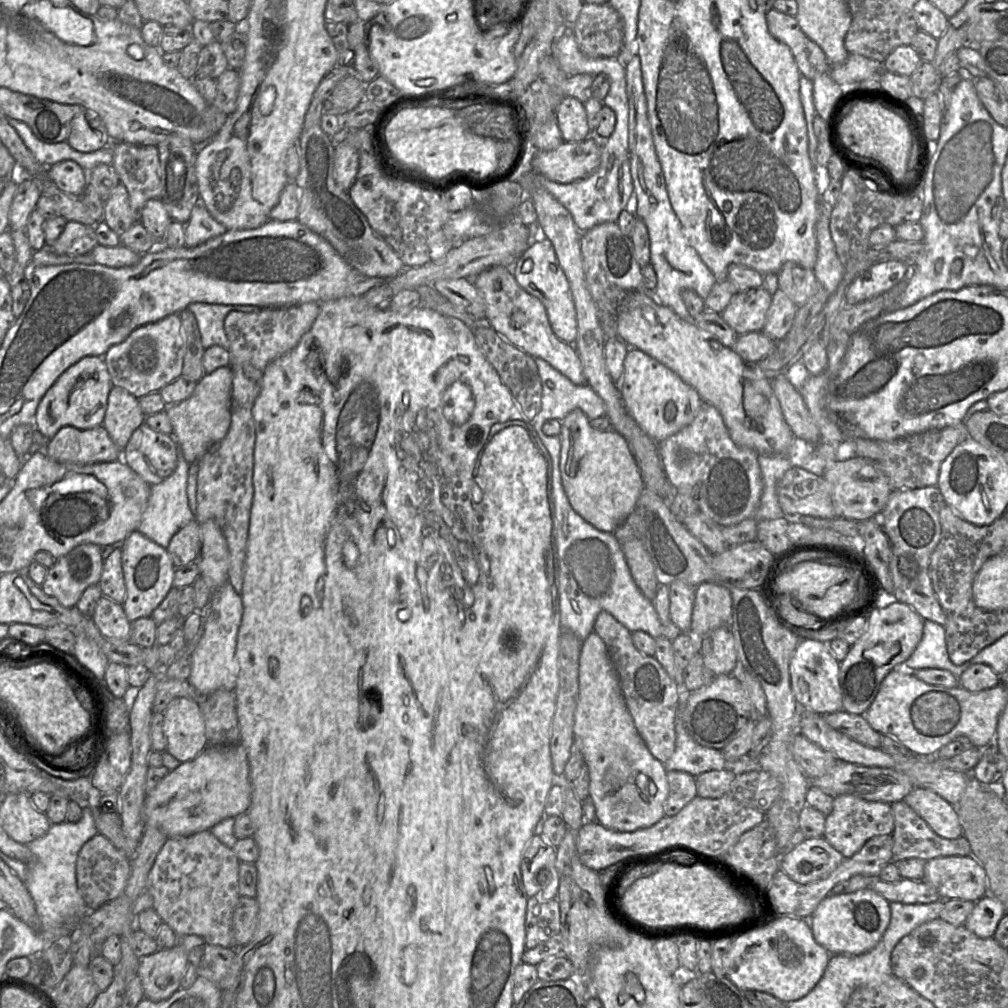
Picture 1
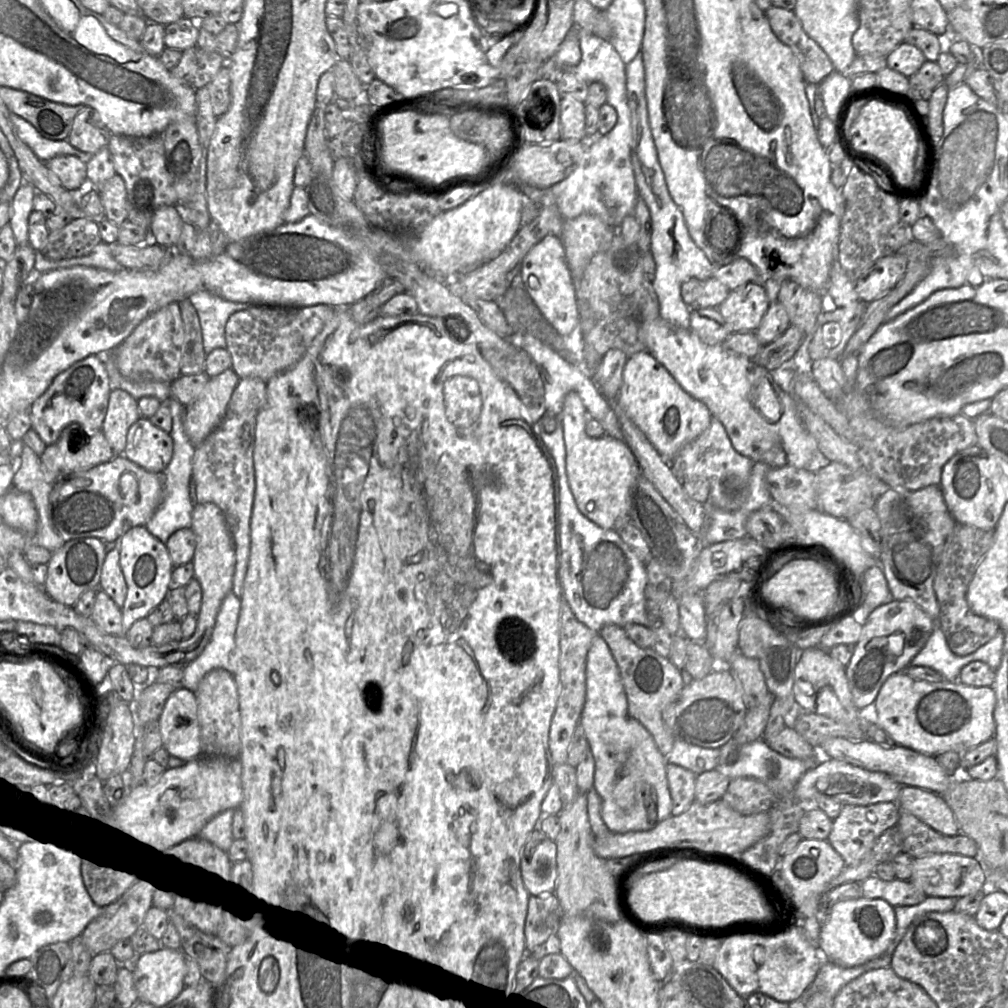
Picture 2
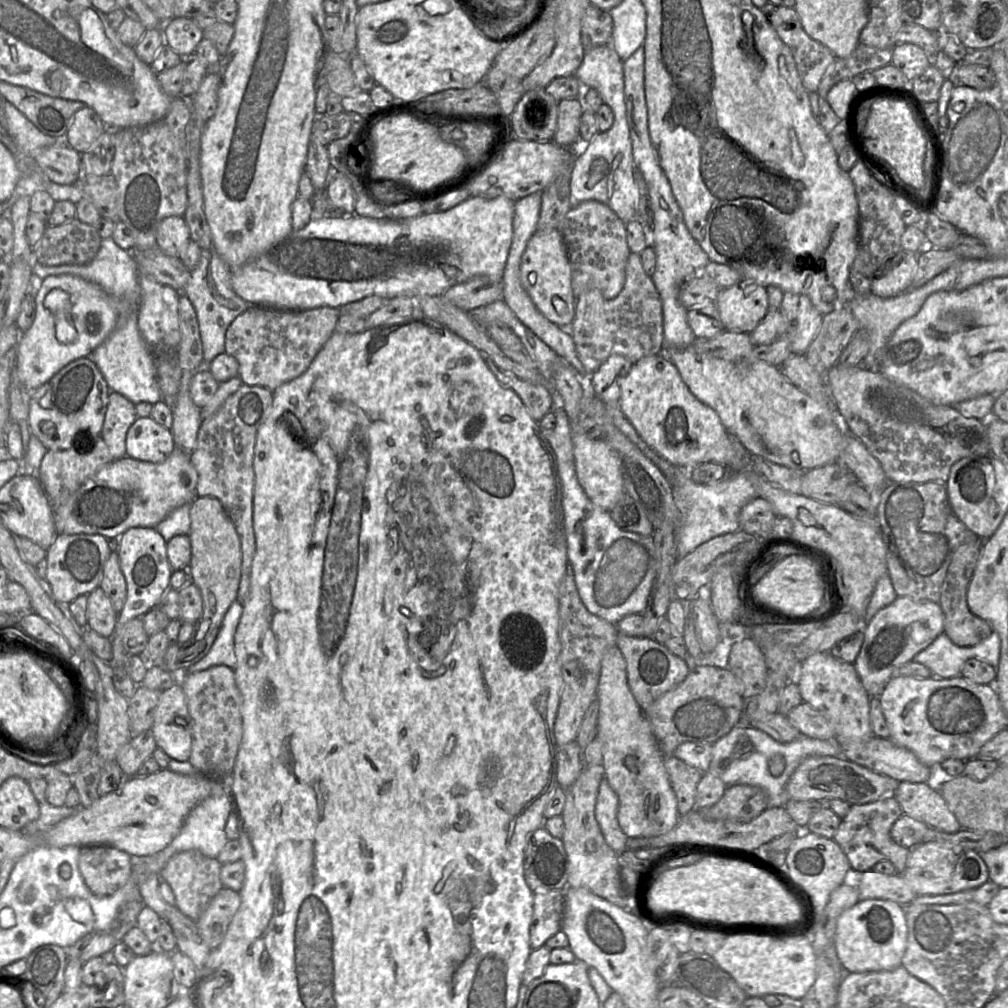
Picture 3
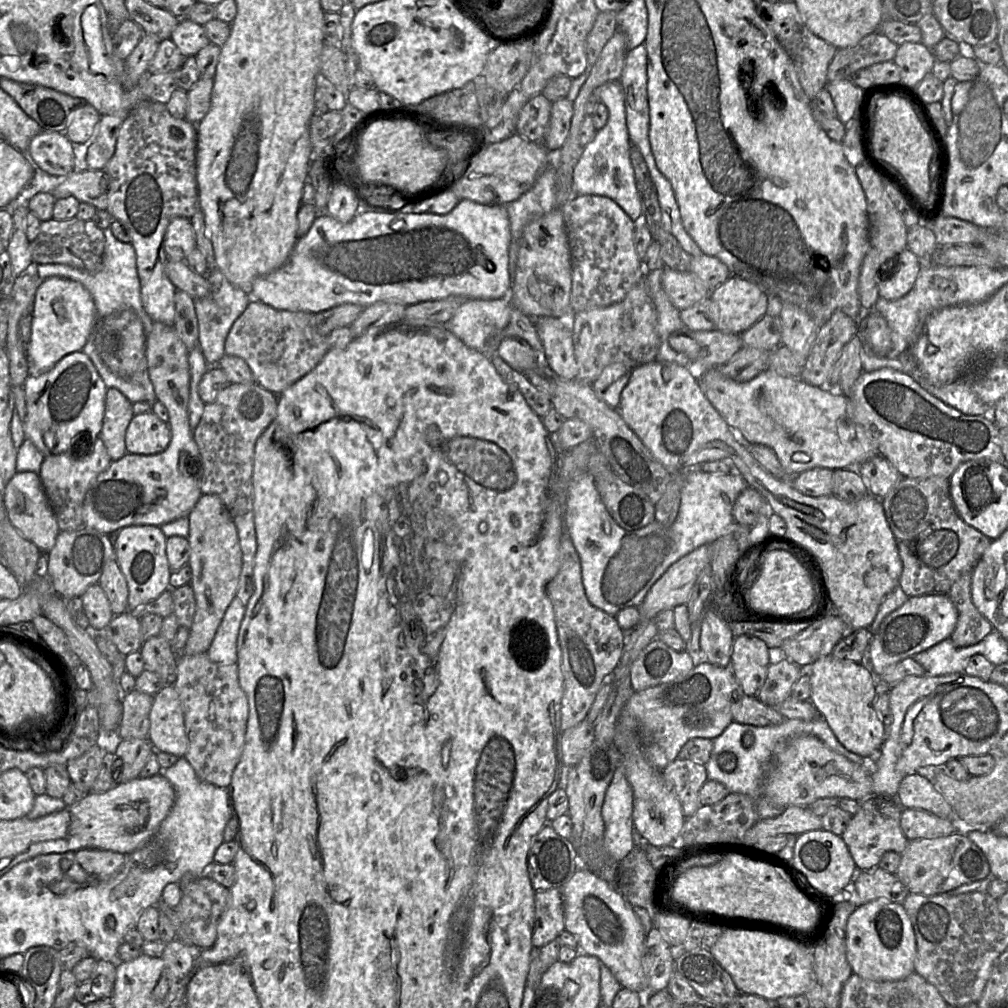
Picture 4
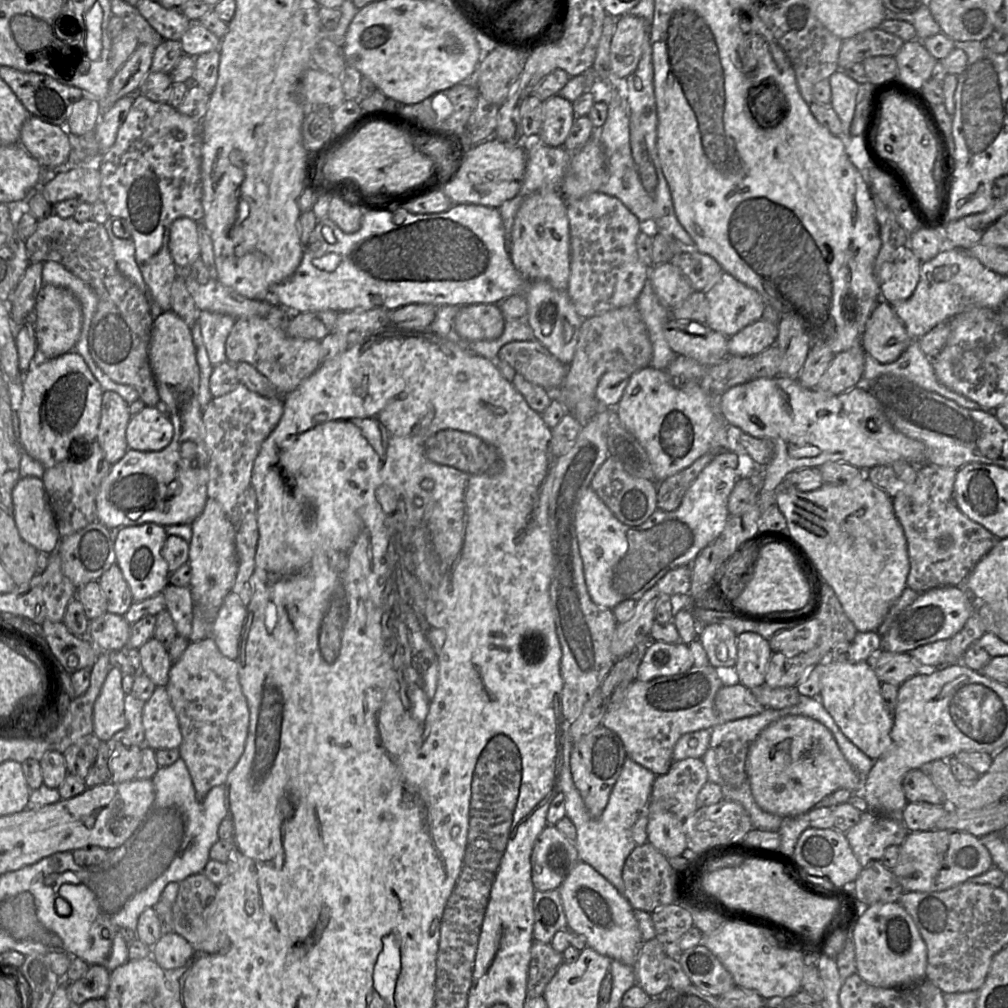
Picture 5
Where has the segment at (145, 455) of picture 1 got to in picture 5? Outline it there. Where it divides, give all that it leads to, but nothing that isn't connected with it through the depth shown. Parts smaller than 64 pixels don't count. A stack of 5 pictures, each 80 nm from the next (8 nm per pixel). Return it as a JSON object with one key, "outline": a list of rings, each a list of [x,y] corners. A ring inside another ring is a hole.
{"outline":[[[145,406],[131,417],[126,429],[128,448],[140,452],[156,452],[166,448],[173,437],[174,428],[169,417],[165,417],[156,407]]]}

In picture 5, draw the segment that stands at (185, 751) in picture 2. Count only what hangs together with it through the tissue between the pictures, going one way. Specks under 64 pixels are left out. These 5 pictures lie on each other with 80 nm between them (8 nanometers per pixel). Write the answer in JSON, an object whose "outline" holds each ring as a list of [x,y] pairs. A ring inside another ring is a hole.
{"outline":[[[156,687],[142,710],[144,745],[154,751],[178,749],[182,742],[178,717],[165,687]]]}

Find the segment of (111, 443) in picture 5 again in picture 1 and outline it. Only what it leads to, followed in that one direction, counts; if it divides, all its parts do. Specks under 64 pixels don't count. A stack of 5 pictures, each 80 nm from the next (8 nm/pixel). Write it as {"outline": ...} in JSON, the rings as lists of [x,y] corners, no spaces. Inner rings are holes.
{"outline":[[[113,386],[102,425],[118,448],[123,450],[146,416],[137,397],[122,387]]]}

